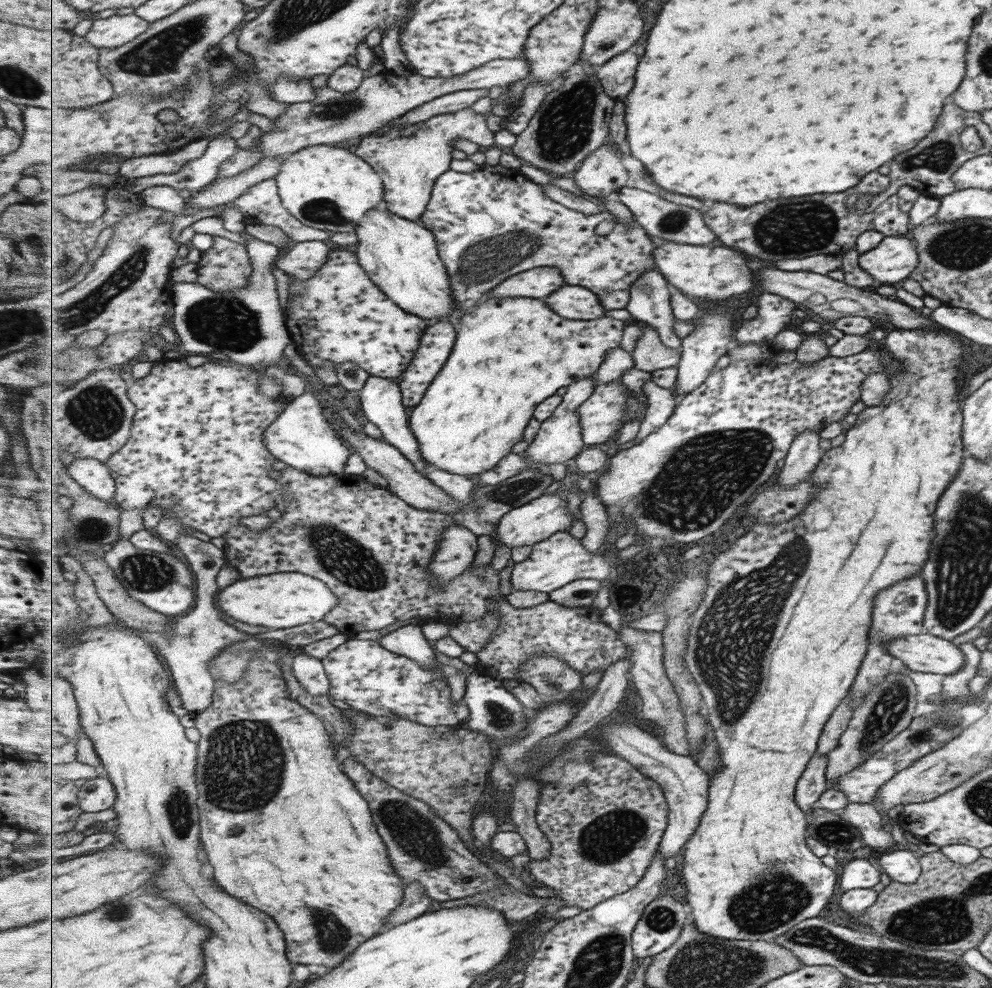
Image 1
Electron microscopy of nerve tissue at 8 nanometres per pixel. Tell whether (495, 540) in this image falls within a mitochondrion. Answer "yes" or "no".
no

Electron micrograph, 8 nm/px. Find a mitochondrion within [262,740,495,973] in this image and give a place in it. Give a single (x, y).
(413, 832)

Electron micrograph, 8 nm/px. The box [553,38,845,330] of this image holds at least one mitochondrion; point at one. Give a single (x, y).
(797, 227)

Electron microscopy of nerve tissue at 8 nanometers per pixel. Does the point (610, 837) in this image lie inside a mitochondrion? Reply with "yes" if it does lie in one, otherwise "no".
yes

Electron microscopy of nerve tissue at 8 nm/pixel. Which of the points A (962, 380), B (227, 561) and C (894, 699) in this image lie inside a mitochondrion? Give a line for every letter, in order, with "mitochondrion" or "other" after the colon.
A: other
B: other
C: mitochondrion

